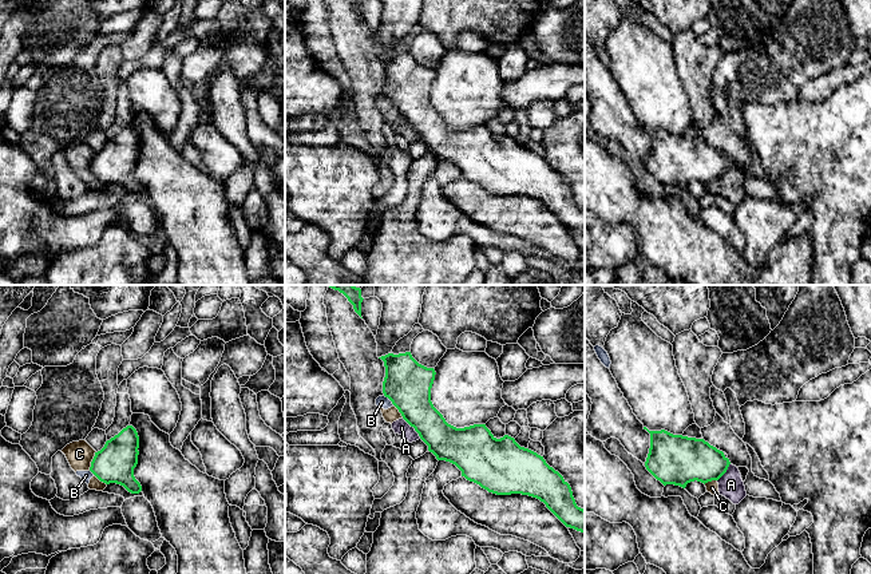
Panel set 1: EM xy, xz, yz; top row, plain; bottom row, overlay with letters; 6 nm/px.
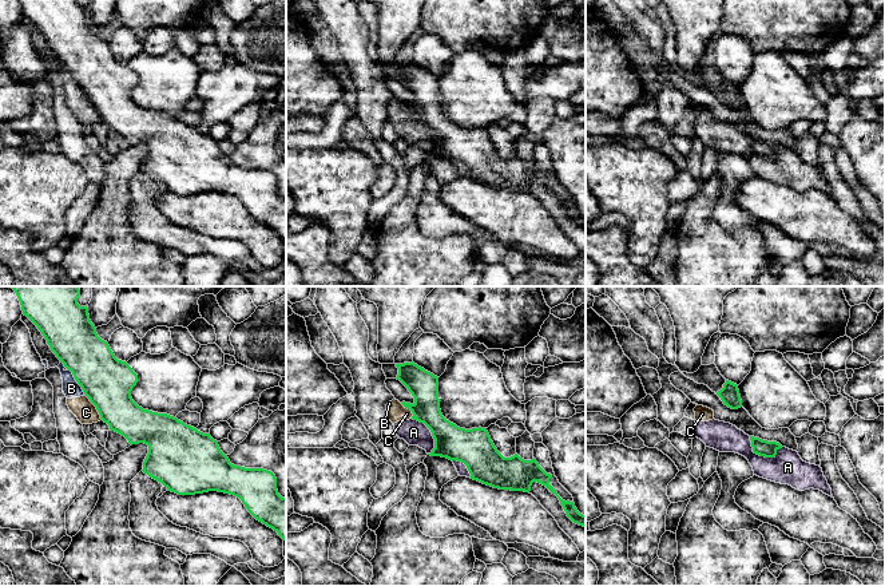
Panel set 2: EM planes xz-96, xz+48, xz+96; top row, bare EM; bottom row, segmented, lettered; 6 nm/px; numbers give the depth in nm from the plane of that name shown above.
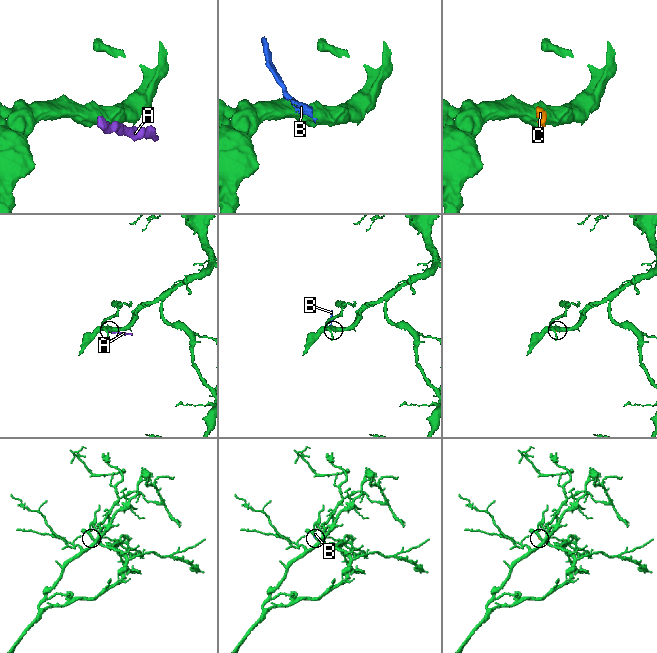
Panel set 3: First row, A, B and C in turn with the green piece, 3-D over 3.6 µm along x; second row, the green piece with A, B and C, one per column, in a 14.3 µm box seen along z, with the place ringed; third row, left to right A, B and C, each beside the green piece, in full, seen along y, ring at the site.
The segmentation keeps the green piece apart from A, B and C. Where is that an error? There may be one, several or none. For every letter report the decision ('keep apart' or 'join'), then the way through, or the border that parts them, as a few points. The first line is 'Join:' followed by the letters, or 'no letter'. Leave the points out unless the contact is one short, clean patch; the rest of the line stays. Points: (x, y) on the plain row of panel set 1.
Join: no letter
A: keep apart
B: keep apart
C: keep apart; border along xy (95, 151), (88, 170)

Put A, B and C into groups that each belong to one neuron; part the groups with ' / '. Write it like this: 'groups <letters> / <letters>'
groups A B C

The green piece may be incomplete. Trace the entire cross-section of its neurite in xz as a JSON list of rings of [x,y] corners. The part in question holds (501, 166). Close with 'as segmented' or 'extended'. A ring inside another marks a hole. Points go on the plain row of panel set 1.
[[[388,54],[379,58],[384,62],[385,78],[383,94],[399,110],[403,119],[415,128],[438,161],[455,165],[462,177],[496,195],[522,194],[539,199],[566,226],[585,233],[585,210],[578,207],[570,185],[550,167],[543,157],[520,147],[514,138],[504,135],[496,139],[486,124],[456,128],[446,122],[431,102],[435,70],[419,64],[411,55]]]; as segmented

